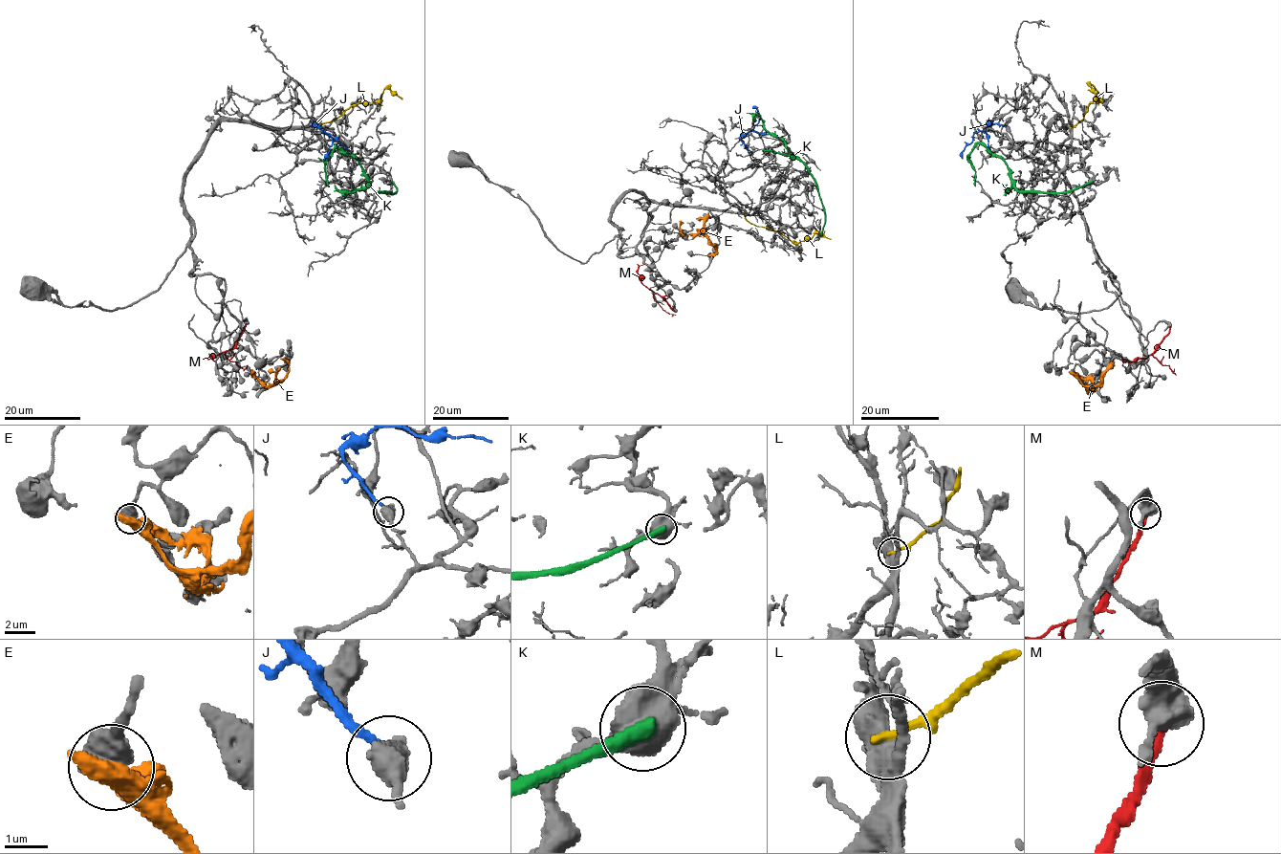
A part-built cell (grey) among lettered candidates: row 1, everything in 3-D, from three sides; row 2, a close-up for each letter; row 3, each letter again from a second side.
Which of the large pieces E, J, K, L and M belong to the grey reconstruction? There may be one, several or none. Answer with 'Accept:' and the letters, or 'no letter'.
Accept: no letter

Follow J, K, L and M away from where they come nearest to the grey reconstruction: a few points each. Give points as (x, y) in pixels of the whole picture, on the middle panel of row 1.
J: (751, 153), (740, 138), (760, 119), (757, 110), (752, 109)
K: (820, 234), (824, 217), (817, 185), (806, 165), (780, 140), (773, 138), (754, 116), (756, 121)
L: (744, 214), (749, 223), (777, 231), (790, 240), (799, 243), (818, 233), (830, 240)
M: (674, 312), (641, 283), (638, 268), (642, 265)

